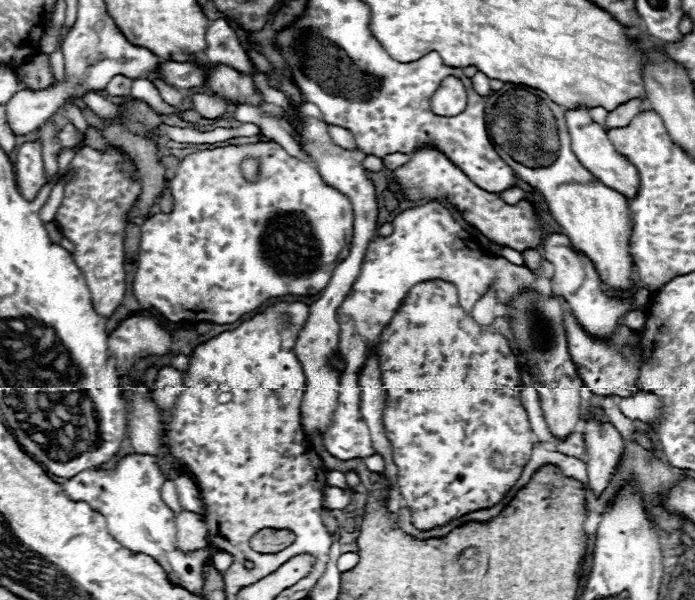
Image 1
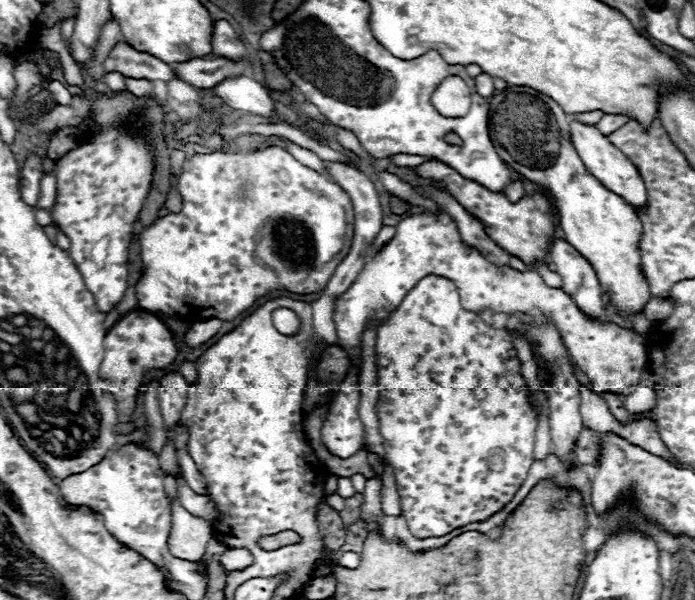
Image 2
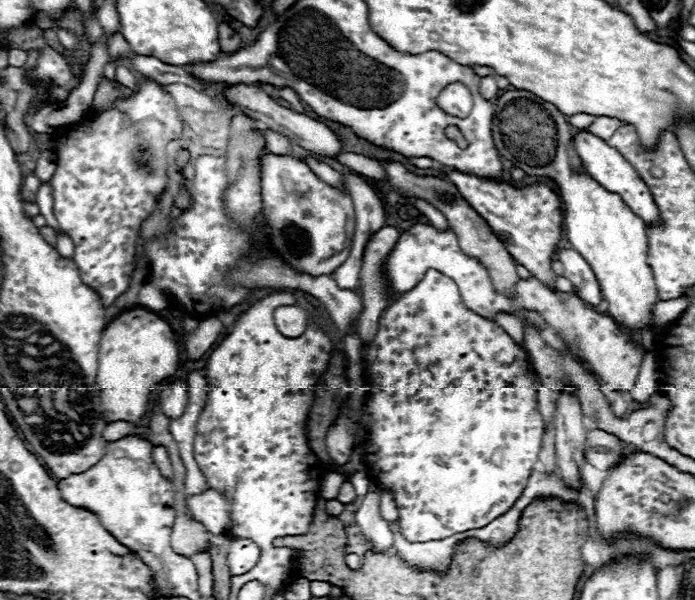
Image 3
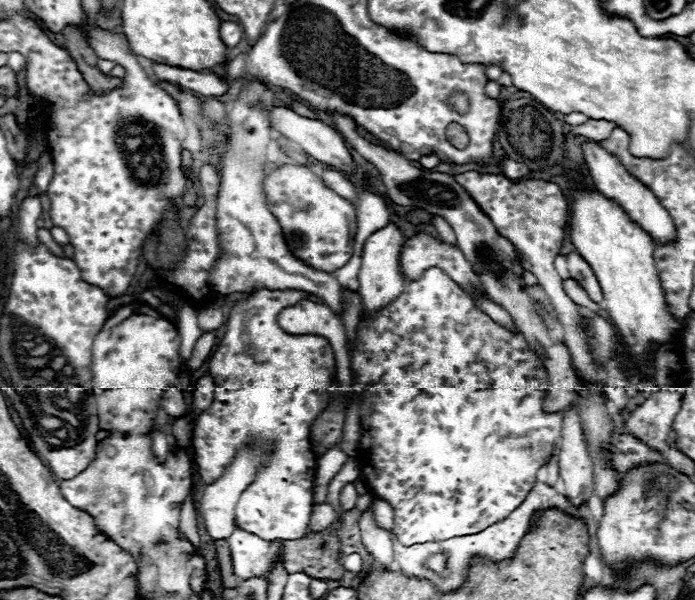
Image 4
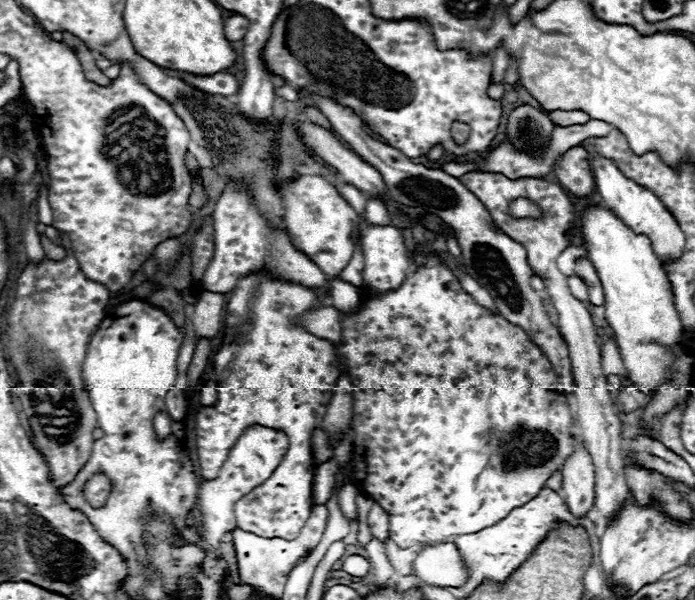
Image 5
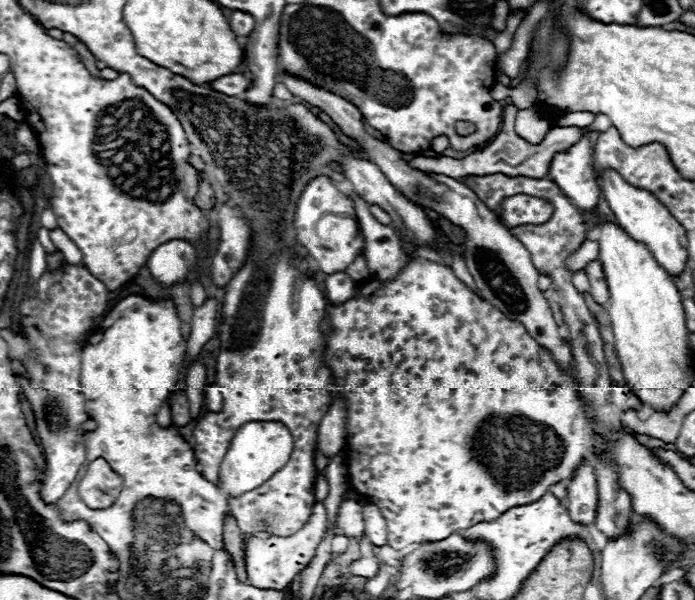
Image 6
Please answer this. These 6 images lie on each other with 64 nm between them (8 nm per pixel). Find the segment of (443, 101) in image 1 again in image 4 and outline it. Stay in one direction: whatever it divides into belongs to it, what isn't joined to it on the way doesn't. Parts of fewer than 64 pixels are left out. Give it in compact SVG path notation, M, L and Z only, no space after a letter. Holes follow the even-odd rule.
M452 94L452 96L448 96L448 104L458 112L458 114L466 114L468 112L468 98L466 98L466 94Z

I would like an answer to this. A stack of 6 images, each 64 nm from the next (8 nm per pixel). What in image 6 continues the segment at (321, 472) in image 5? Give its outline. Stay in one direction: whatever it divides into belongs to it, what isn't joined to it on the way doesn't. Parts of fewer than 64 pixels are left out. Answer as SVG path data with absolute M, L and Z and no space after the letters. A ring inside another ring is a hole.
M322 472L322 474L318 474L318 478L316 478L316 502L324 502L326 496L328 496L328 492L330 492L330 484L328 484L326 474Z

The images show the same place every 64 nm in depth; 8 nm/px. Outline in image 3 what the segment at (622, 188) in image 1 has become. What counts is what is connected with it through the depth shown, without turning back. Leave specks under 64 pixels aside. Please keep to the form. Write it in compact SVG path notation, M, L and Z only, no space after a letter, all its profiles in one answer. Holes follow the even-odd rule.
M584 128L576 132L576 136L574 136L574 146L576 146L576 150L578 150L580 158L582 158L582 164L584 164L586 172L588 172L602 188L606 188L606 190L612 192L612 194L618 194L618 196L624 200L624 204L626 204L636 216L640 216L644 222L654 222L654 220L658 218L658 210L656 210L656 204L654 204L654 200L652 200L652 194L650 194L648 186L642 182L642 178L640 178L638 172L632 168L632 164L630 164L616 148L608 146L606 140L594 136L592 132L588 132L588 130L584 130Z

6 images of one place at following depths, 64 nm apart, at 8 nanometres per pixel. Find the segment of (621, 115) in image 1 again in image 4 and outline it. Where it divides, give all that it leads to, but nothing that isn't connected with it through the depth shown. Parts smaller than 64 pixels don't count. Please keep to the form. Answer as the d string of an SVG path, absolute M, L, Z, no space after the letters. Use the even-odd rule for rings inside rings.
M588 120L586 124L580 124L580 126L574 126L572 130L578 134L578 136L584 136L584 138L592 138L592 140L606 140L612 130L616 128L614 122L608 122L608 120Z

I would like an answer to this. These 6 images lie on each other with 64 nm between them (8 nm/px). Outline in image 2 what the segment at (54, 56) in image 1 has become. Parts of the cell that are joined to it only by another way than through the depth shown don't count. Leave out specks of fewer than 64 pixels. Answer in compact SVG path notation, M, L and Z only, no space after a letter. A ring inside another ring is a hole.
M51 82L48 85L50 91L51 100L60 105L70 105L72 101L72 95L67 88L61 82Z

